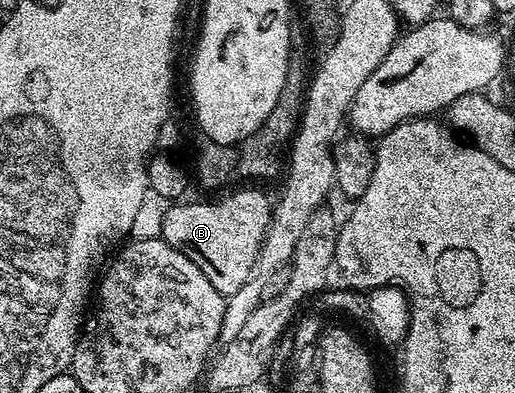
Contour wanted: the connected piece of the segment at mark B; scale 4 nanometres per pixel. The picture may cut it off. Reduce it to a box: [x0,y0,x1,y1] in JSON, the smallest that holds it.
[162,187,271,298]

